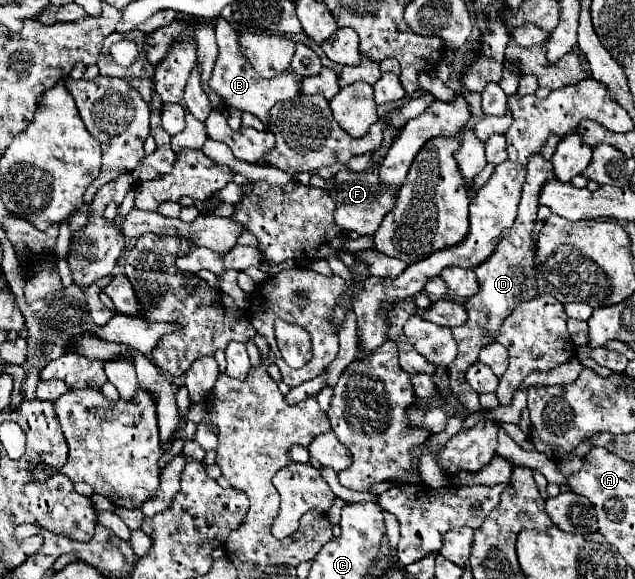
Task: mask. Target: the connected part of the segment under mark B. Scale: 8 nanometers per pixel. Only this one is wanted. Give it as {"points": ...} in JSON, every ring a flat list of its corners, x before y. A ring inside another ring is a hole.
{"points":[[218,17,215,26,215,37,218,46,218,57,213,67,213,73,209,77,209,87,221,97,223,107,227,109,239,109,239,111,249,111,255,117,261,119,261,123,269,129,271,121,269,121,269,111,275,103,279,101,287,101,287,99,295,99,301,95,301,87,299,87,299,77,293,71,283,71,277,77,265,79,261,77,251,63,247,61,247,57,243,57,241,45,239,45,239,33,237,29,225,21,225,19]]}

